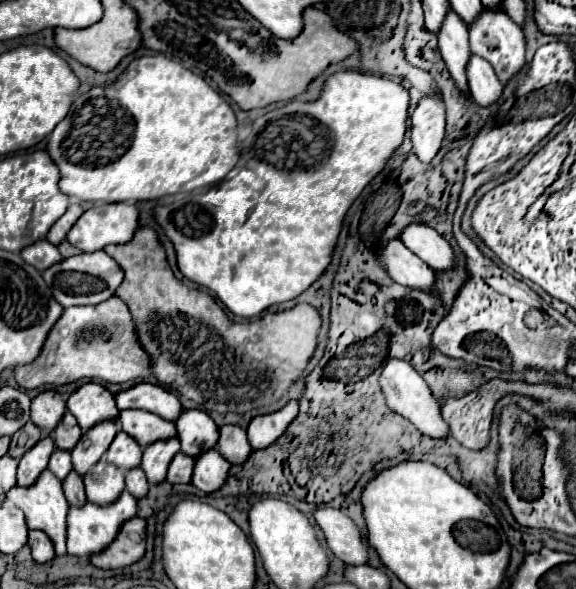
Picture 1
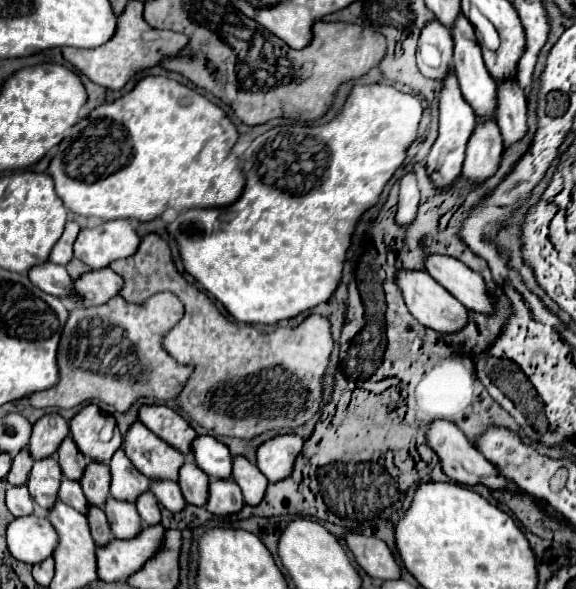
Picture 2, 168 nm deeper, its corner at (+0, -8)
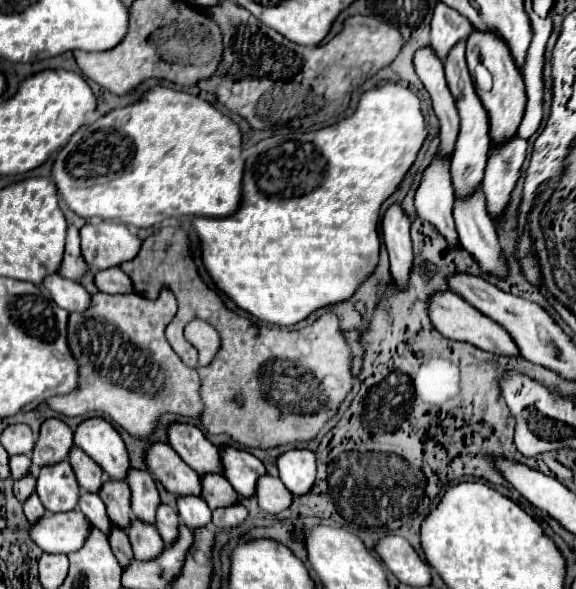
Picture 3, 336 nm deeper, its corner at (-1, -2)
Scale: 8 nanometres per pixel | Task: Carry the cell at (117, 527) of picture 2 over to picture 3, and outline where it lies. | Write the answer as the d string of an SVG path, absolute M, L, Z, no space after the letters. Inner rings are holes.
M133 518L131 526L127 528L127 536L131 540L135 558L139 558L139 562L147 562L147 558L155 558L155 554L159 554L159 550L163 550L165 542L163 538L159 538L159 532L155 530L155 526L145 524L137 518Z

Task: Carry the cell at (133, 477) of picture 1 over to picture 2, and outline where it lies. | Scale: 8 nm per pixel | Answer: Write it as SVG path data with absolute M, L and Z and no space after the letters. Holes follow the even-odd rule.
M144 492L142 496L138 496L138 500L134 504L136 504L136 510L138 510L138 514L142 516L142 520L146 524L158 524L160 522L158 502L156 502L152 492Z

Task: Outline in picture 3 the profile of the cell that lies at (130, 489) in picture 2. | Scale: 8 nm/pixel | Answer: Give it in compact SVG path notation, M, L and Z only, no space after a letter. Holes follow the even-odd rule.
M131 470L127 476L129 488L131 488L131 510L133 516L147 522L147 524L155 524L155 510L159 508L159 492L155 488L153 478L147 472L141 470Z

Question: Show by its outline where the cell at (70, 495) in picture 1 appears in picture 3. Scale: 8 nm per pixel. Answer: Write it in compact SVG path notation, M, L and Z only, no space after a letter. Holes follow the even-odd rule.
M113 524L109 542L111 542L111 550L113 550L117 562L119 562L121 566L127 566L127 562L131 562L131 558L133 558L133 550L131 550L131 544L129 544L127 534Z

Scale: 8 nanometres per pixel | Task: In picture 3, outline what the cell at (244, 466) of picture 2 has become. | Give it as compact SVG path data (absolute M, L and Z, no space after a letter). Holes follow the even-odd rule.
M269 474L259 478L255 498L257 498L259 506L269 514L279 514L285 508L289 508L293 502L293 494L283 486L283 482Z

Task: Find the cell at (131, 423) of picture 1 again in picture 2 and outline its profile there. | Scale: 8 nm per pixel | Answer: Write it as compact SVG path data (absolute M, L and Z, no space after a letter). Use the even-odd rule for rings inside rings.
M134 422L128 428L124 452L144 476L154 480L178 480L178 470L184 464L182 452L154 436L142 422Z

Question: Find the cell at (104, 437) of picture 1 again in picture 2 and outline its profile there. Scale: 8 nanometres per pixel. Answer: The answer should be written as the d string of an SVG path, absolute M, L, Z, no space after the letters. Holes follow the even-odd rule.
M92 460L86 466L86 472L82 474L80 486L82 486L82 492L84 492L84 496L88 498L90 504L102 506L106 502L106 498L108 498L108 488L110 488L108 466L102 464L102 462Z

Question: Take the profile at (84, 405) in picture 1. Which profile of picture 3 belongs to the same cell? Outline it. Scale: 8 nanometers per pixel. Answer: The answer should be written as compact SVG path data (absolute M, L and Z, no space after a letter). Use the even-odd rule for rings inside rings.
M89 418L75 430L75 446L87 452L113 480L125 480L131 468L129 452L119 432L103 418Z

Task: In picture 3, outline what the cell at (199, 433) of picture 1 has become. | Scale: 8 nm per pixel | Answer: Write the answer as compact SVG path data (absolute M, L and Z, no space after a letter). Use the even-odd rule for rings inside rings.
M221 448L221 458L225 466L225 478L233 484L233 488L243 496L255 496L255 486L259 476L267 474L265 464L245 450Z

